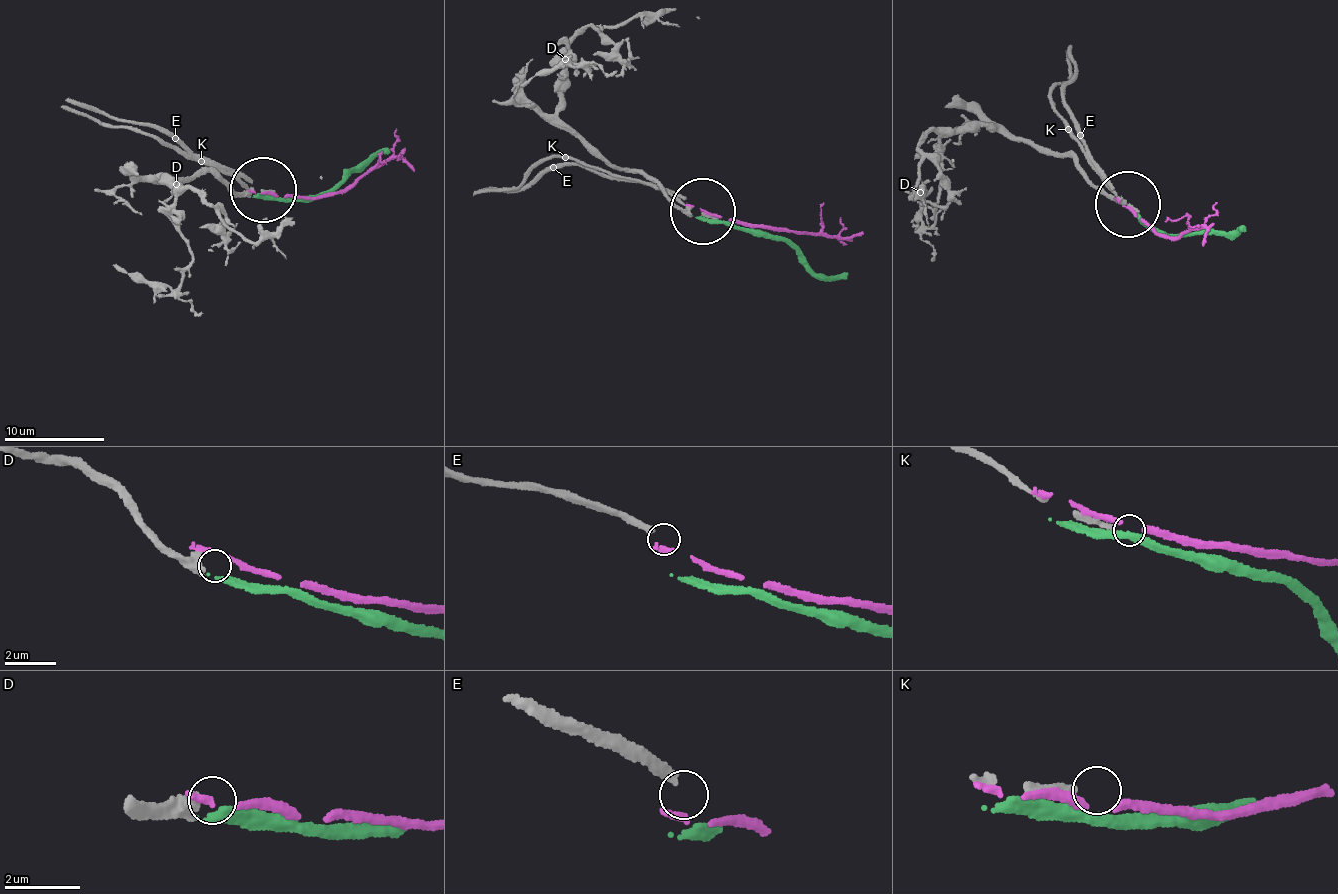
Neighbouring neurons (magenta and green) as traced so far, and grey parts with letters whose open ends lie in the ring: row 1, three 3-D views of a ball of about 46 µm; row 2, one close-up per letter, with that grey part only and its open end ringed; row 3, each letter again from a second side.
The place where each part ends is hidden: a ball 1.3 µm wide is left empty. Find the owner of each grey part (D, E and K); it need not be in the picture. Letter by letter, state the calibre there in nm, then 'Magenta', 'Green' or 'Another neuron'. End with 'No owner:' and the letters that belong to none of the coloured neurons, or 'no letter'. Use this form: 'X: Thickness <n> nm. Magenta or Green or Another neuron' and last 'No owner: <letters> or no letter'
D: Thickness 440 nm. Green
E: Thickness 280 nm. Another neuron
K: Thickness 180 nm. Another neuron
No owner: E, K

